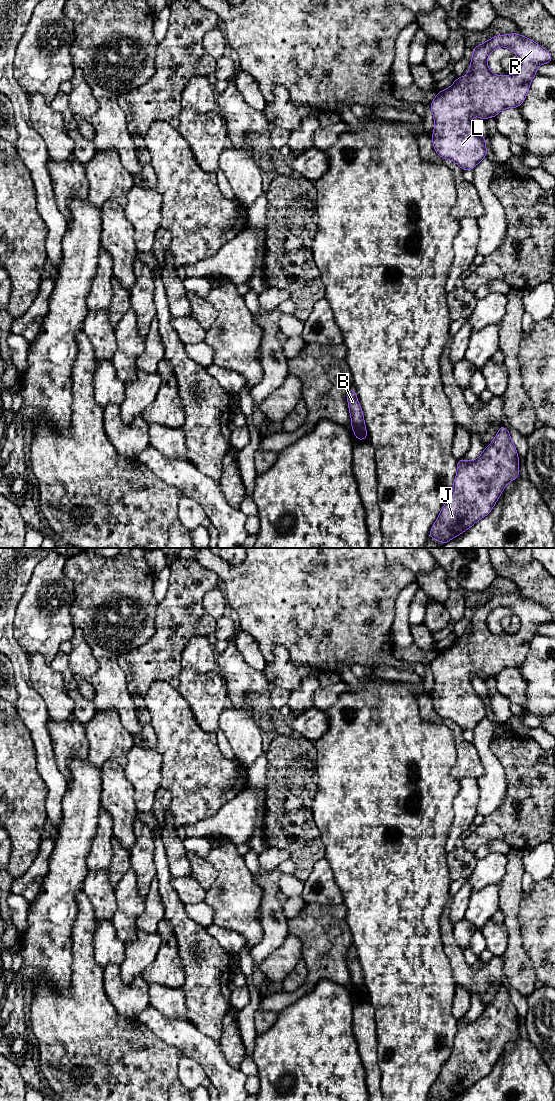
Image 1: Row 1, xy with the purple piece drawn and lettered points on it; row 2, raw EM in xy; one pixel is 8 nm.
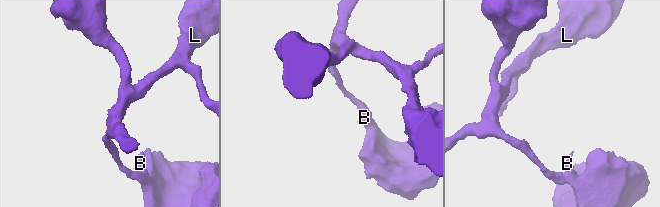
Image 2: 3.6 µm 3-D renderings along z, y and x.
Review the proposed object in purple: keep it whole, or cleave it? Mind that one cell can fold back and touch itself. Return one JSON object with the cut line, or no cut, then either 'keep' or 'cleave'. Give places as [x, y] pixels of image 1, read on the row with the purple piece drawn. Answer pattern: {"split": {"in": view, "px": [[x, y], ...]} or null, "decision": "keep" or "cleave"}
{"split": {"in": "xy", "px": [[360, 429], [360, 433], [364, 437]]}, "decision": "cleave"}

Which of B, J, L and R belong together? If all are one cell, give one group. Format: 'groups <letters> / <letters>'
groups B J / L R

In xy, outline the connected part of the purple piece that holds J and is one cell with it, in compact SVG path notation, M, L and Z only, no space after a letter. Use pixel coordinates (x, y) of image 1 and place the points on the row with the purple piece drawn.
M501 425L494 440L485 447L483 453L475 461L458 459L452 493L432 525L429 538L437 539L445 545L468 530L492 511L506 485L517 478L519 478L517 449L512 443L509 431Z

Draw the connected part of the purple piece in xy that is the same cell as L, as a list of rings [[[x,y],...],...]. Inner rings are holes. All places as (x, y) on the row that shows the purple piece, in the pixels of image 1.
[[[518,33],[496,35],[473,48],[468,74],[457,77],[455,82],[443,91],[438,91],[431,102],[435,127],[432,133],[434,150],[443,159],[454,161],[463,171],[473,170],[475,166],[487,157],[485,144],[486,136],[478,135],[472,125],[472,116],[477,115],[482,120],[495,118],[506,108],[518,108],[525,100],[530,83],[537,75],[536,70],[541,64],[552,62],[551,53],[538,43]],[[497,47],[506,47],[516,54],[521,66],[517,73],[512,75],[494,75],[487,65],[489,54]]]

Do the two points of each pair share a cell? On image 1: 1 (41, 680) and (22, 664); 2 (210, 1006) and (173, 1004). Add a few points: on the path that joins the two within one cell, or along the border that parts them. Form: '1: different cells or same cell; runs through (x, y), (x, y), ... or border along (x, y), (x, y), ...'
1: different cells; border along (28, 656), (29, 680), (31, 686), (37, 692)
2: different cells; border along (181, 988), (184, 993), (187, 1018)

